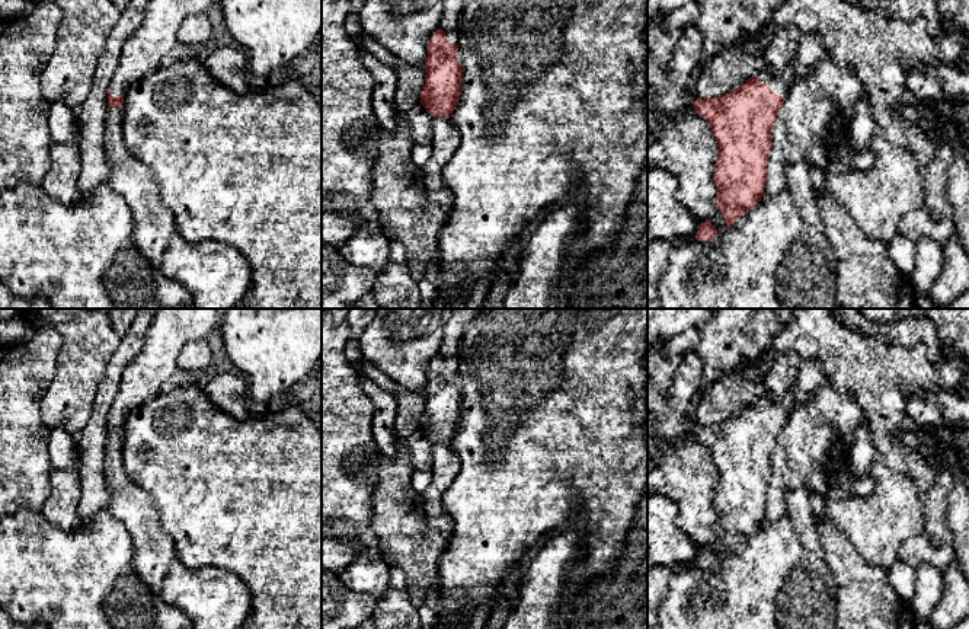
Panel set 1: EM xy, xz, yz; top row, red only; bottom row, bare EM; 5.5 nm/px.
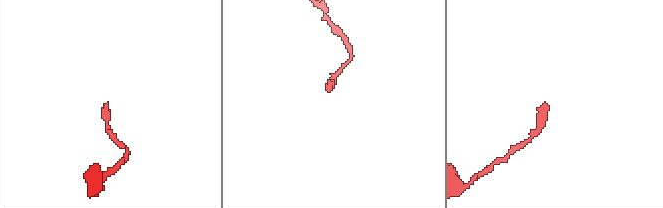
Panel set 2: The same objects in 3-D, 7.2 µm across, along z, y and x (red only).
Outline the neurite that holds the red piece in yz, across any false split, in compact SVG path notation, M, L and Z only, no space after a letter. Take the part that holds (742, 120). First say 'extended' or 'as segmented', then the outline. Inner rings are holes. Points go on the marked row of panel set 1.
extended; M796 63L778 76L764 68L741 87L720 98L697 98L693 105L717 140L714 202L727 227L762 198L771 130L796 76Z

